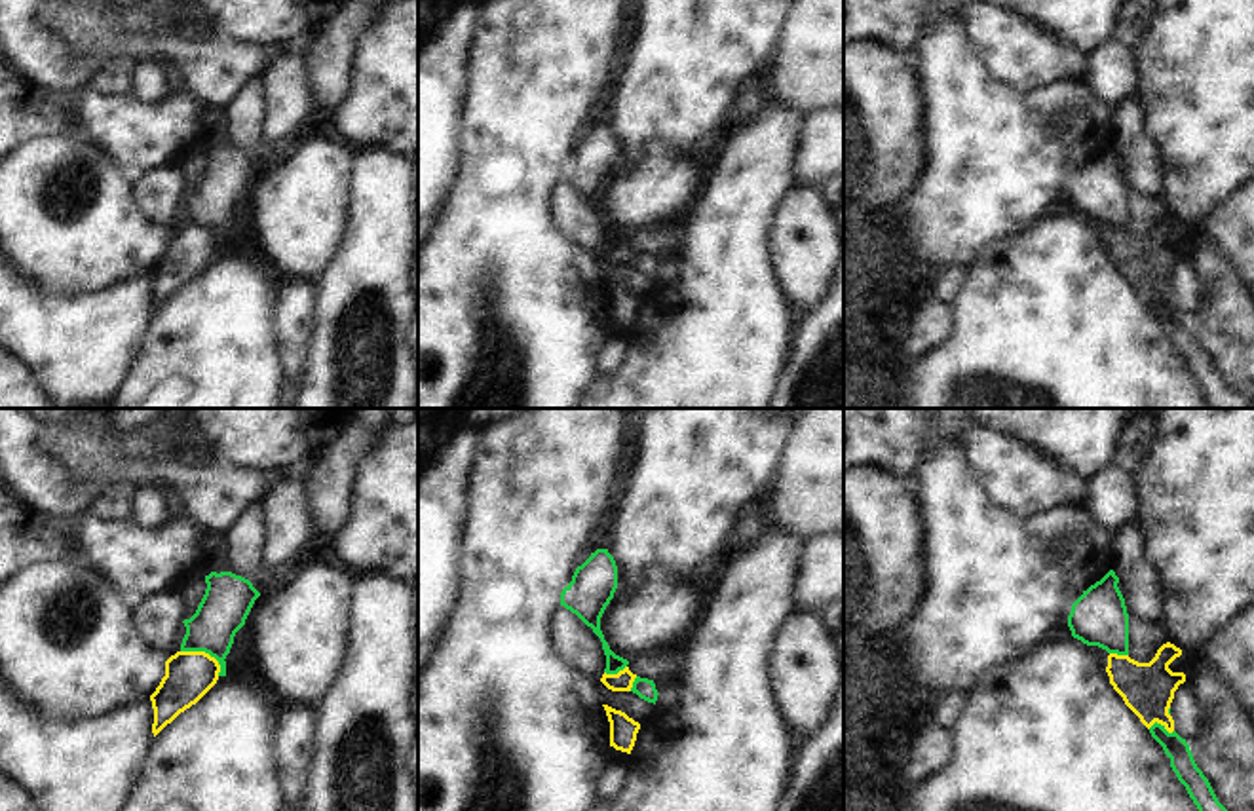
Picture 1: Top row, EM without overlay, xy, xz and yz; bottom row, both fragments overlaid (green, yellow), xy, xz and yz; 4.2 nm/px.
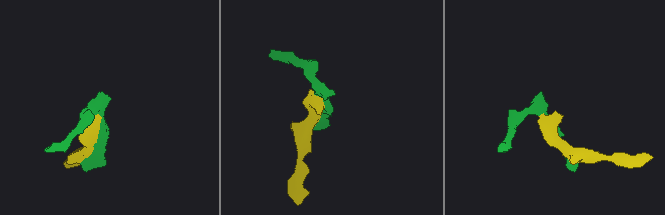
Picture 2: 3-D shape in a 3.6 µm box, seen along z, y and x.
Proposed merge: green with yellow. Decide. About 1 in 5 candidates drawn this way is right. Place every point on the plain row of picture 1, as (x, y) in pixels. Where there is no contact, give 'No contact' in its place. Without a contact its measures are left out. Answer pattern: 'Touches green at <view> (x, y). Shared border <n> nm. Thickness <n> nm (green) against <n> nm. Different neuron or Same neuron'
Touches green at xy (206, 226). Shared border 200 nm. Thickness 200 nm (green) against 200 nm. Different neuron

